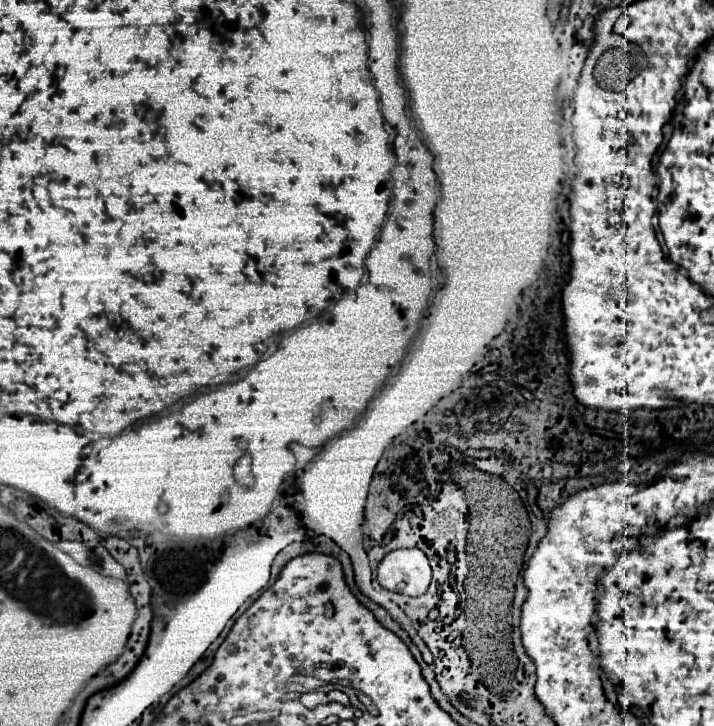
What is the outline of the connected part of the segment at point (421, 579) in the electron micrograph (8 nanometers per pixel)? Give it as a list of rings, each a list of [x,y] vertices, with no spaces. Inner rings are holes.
[[[420,549],[390,551],[378,565],[378,583],[394,593],[418,597],[426,593],[432,579],[428,557]]]

